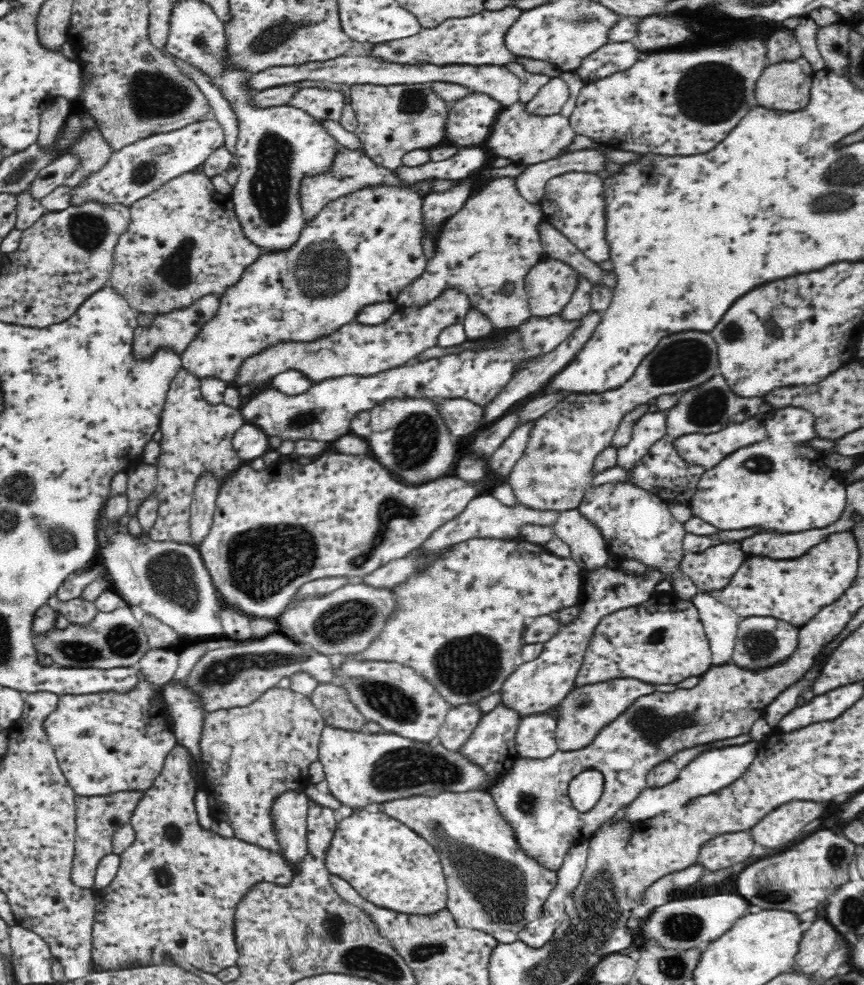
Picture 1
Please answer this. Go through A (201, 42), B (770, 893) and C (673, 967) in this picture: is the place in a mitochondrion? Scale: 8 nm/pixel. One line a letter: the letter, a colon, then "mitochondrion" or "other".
A: mitochondrion
B: mitochondrion
C: mitochondrion

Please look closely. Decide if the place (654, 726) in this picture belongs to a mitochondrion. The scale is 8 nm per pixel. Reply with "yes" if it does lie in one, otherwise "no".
yes

